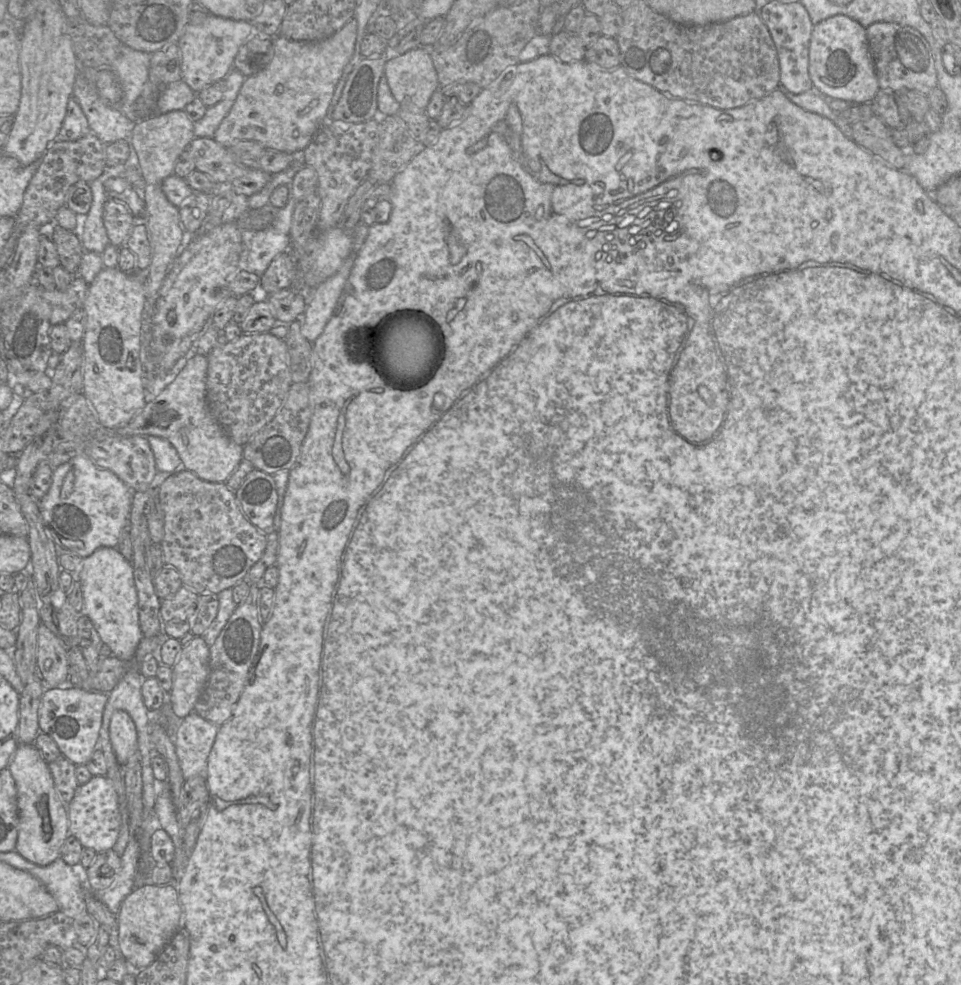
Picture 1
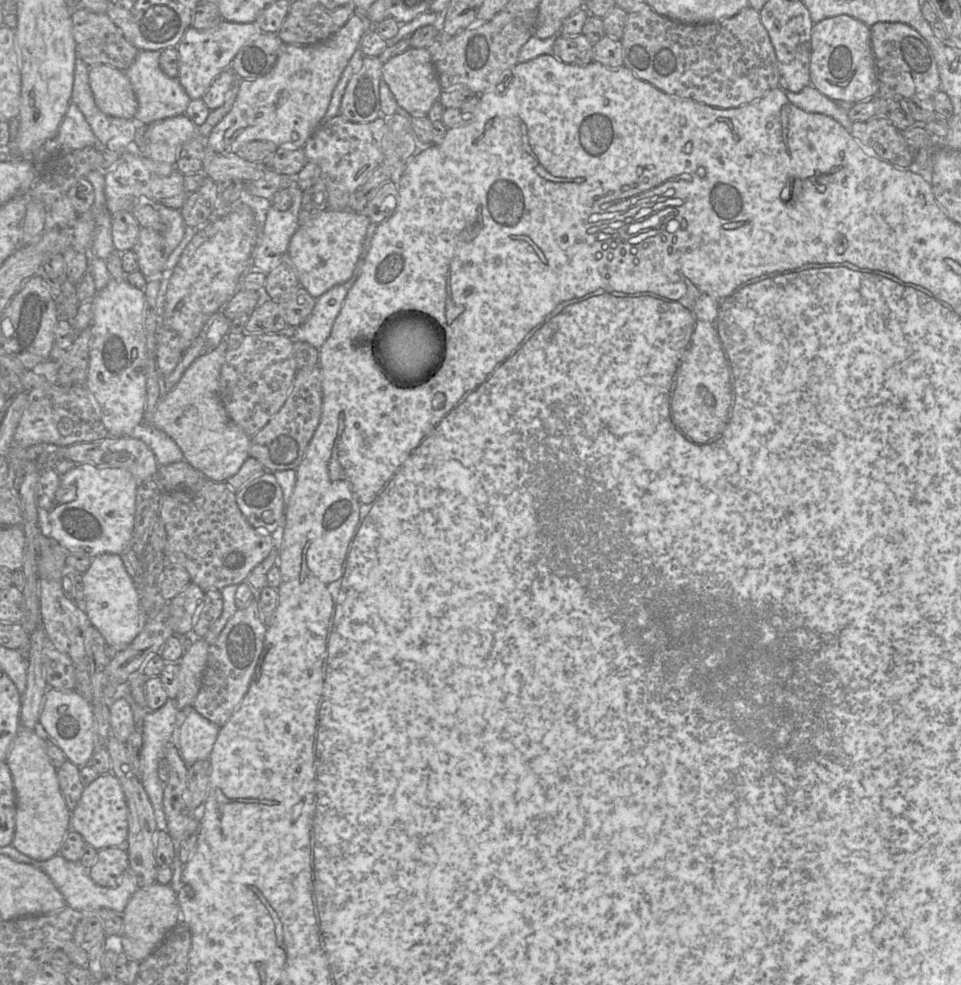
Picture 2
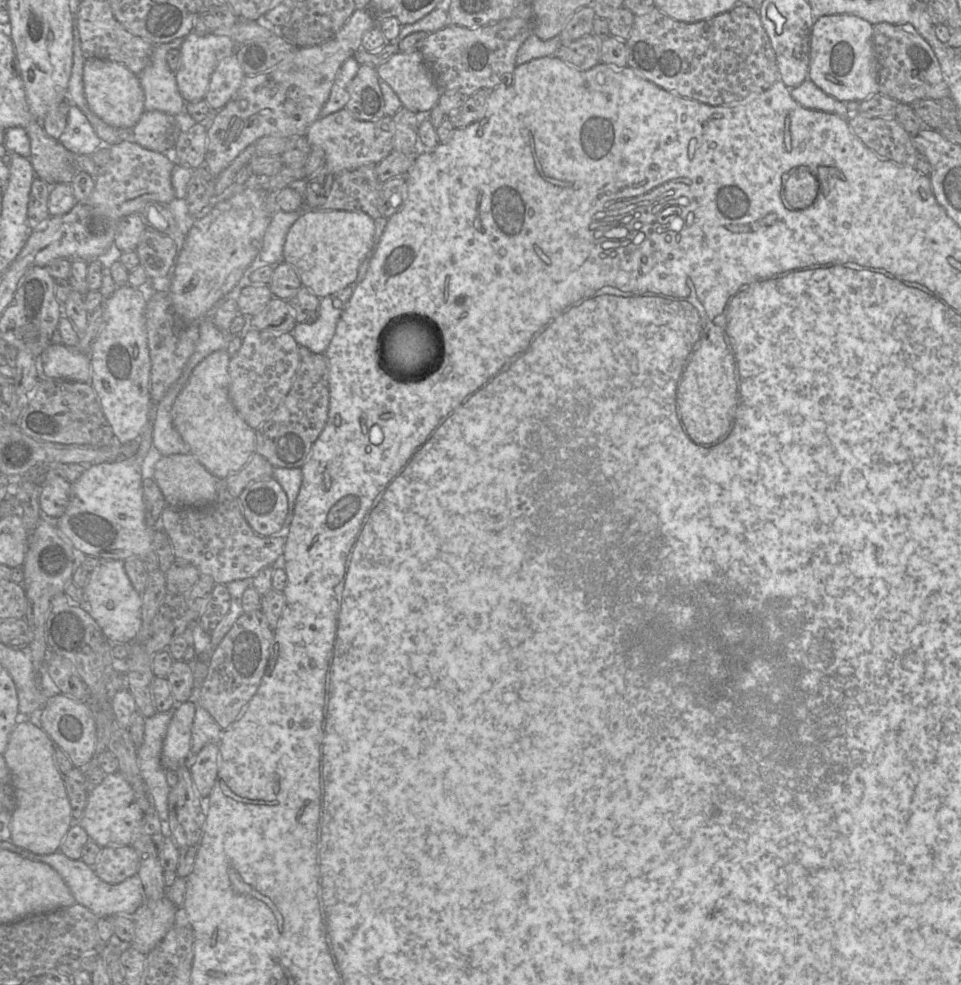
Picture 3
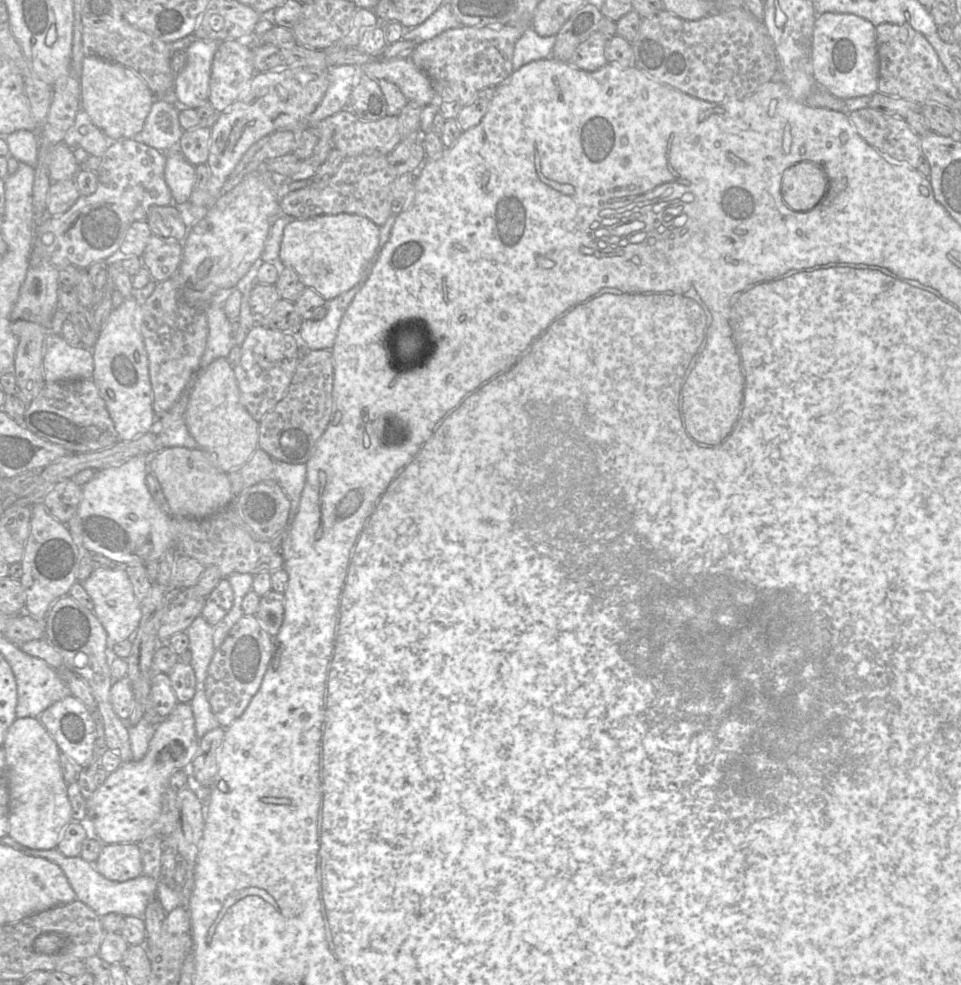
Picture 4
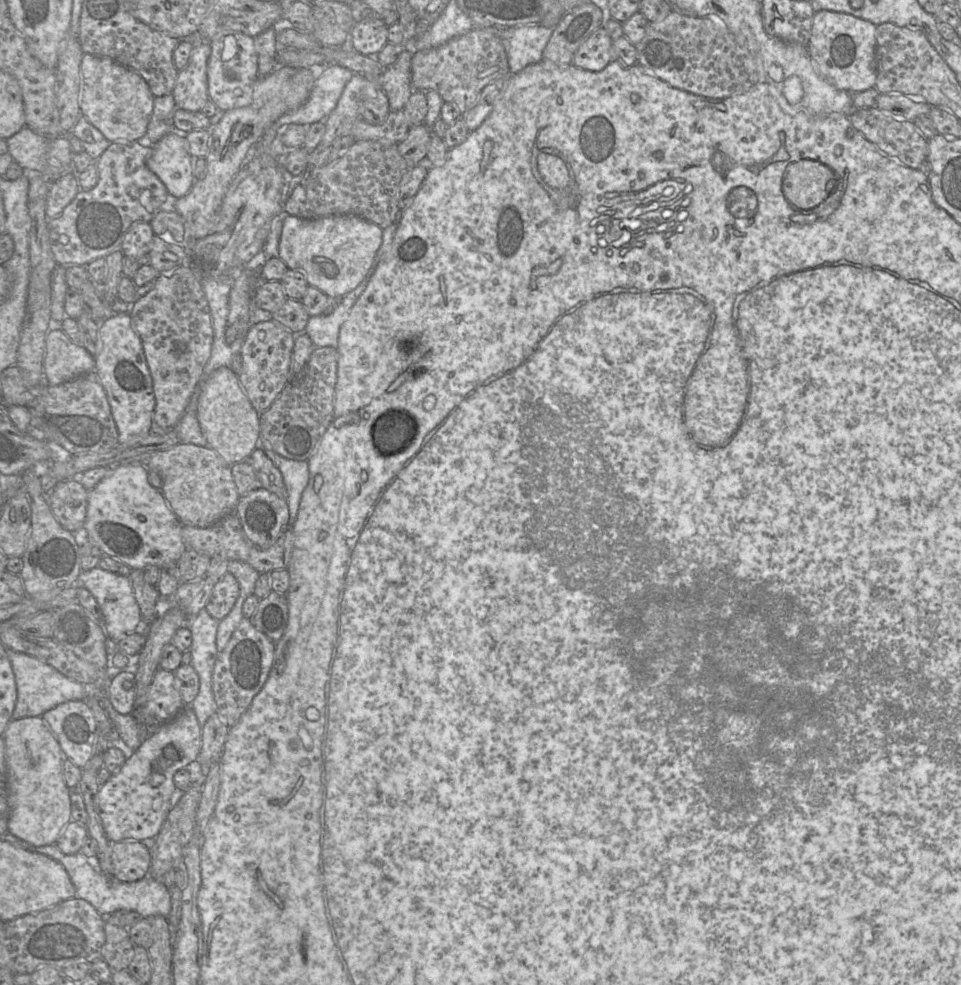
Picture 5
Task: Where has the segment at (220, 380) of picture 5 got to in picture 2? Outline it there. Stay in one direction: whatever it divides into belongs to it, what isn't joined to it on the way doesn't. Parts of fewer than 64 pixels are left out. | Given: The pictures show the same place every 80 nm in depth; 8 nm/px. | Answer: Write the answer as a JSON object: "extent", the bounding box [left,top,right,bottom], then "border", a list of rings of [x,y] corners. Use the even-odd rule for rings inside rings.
{"extent":[151,339,252,482],"border":[[[222,339],[215,349],[195,359],[174,388],[161,398],[151,418],[152,426],[165,432],[176,442],[183,453],[184,460],[201,471],[206,478],[215,482],[225,482],[239,471],[249,457],[252,438],[229,418],[220,400],[219,377],[228,350],[226,339]]]}

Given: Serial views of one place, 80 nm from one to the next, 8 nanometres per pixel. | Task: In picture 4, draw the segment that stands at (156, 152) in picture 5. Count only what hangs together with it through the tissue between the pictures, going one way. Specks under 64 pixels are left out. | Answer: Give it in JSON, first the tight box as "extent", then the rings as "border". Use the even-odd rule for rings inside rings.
{"extent":[163,150,195,204],"border":[[[178,150],[163,153],[166,153],[164,179],[173,201],[178,204],[187,202],[195,181],[195,166],[189,163]]]}

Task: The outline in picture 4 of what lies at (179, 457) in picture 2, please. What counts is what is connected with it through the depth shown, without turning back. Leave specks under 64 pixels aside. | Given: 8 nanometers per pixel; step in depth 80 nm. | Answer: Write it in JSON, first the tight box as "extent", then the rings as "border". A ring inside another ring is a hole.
{"extent":[150,403,199,448],"border":[[[176,403],[162,418],[155,418],[150,431],[156,431],[156,426],[158,426],[157,434],[160,437],[162,448],[199,448],[184,422],[186,405],[184,407],[175,407]]]}

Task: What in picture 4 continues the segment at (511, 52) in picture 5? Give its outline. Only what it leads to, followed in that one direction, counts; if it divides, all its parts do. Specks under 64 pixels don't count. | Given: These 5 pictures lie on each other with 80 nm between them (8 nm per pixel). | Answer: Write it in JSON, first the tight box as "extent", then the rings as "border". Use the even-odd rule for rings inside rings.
{"extent":[512,26,556,70],"border":[[[529,26],[514,46],[512,65],[518,70],[532,61],[551,56],[556,36],[540,36]]]}

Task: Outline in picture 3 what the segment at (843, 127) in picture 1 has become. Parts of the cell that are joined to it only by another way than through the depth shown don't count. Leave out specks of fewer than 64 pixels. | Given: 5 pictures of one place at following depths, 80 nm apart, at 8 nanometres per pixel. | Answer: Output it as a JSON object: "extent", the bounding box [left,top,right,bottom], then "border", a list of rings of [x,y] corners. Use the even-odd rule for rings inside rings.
{"extent":[789,79,852,120],"border":[[[809,79],[789,89],[792,98],[808,110],[833,113],[847,120],[852,114],[847,110],[844,102],[826,94]]]}

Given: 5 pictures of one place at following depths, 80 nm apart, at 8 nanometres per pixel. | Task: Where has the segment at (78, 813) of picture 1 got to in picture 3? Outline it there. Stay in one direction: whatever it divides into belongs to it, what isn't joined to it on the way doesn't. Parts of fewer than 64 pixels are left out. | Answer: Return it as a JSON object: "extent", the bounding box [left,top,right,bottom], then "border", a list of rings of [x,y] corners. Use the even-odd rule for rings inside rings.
{"extent":[75,771,142,848],"border":[[[117,771],[107,774],[104,780],[88,792],[87,804],[82,817],[75,821],[87,833],[89,839],[101,848],[107,846],[128,846],[136,833],[142,818],[142,810],[136,802],[130,784]]]}

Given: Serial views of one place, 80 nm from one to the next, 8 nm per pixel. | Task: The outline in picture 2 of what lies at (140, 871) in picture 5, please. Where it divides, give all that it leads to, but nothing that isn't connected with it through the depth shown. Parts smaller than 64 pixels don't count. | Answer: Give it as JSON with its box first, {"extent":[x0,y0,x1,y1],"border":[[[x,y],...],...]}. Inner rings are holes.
{"extent":[89,847,129,887],"border":[[[108,847],[98,850],[96,861],[89,869],[89,874],[99,886],[116,887],[129,867],[129,857],[125,848]]]}

